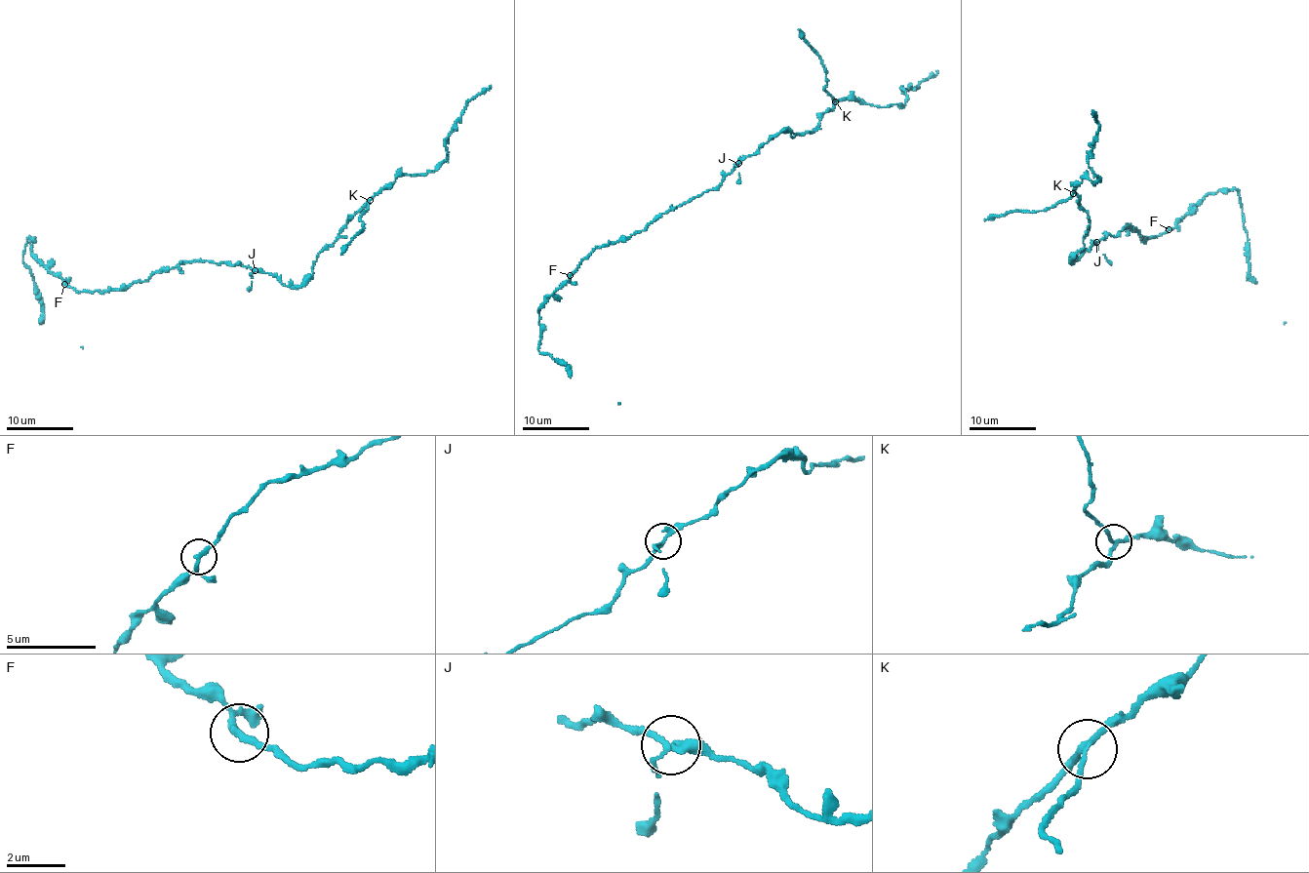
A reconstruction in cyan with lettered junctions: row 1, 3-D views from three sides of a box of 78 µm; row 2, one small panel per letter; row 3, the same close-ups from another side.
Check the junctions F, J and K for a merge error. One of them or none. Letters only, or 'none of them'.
K

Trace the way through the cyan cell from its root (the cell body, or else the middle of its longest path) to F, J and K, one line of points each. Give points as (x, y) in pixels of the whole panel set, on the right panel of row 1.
F: (1123, 229), (1128, 225), (1145, 240), (1146, 236), (1162, 235), (1169, 230)
J: (1123, 229), (1115, 236), (1109, 235), (1096, 242)
K: (1123, 229), (1092, 244), (1072, 262), (1084, 247), (1090, 224), (1080, 198), (1073, 192)

